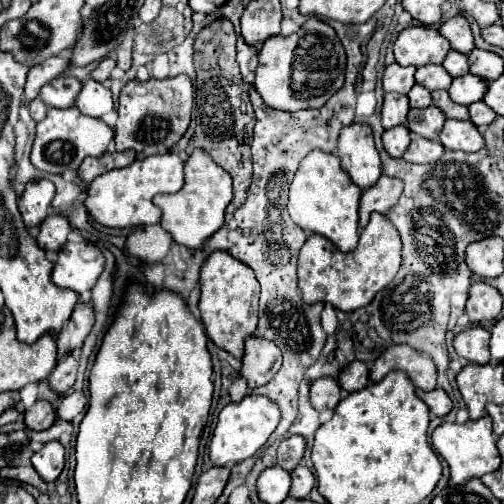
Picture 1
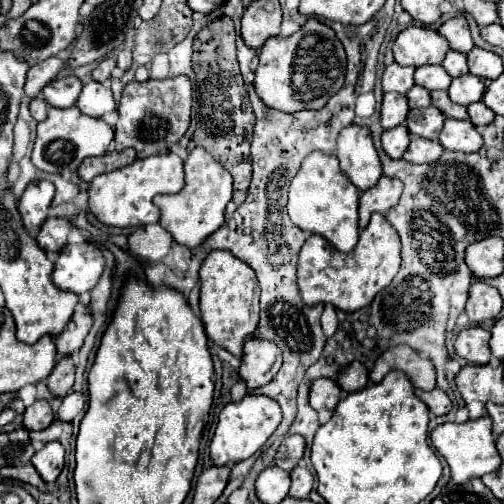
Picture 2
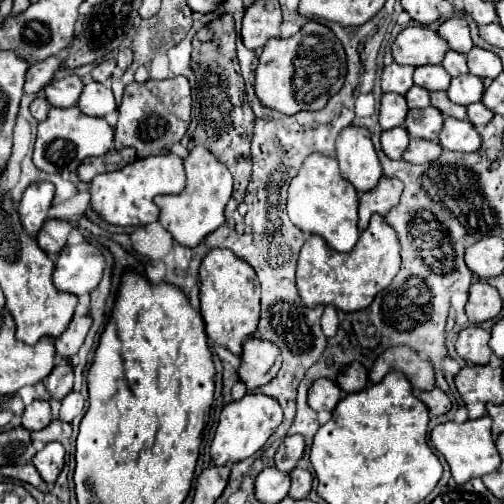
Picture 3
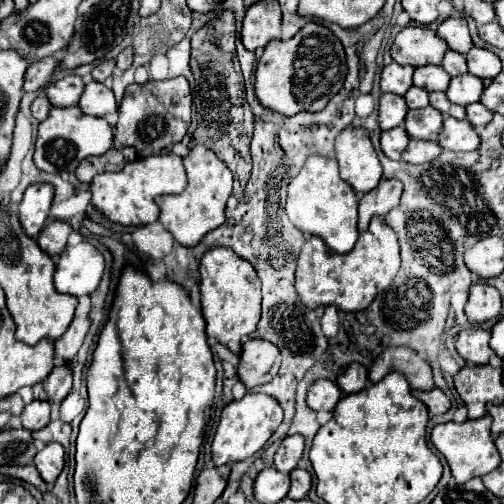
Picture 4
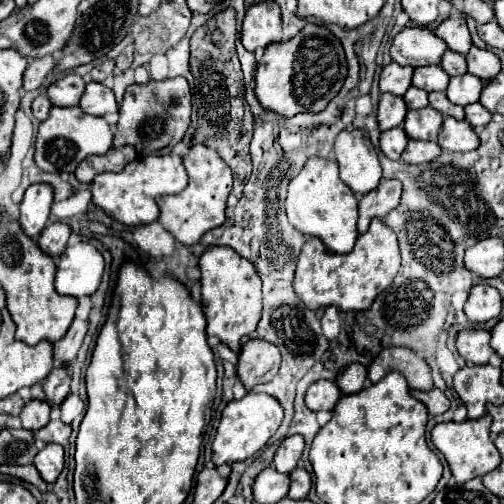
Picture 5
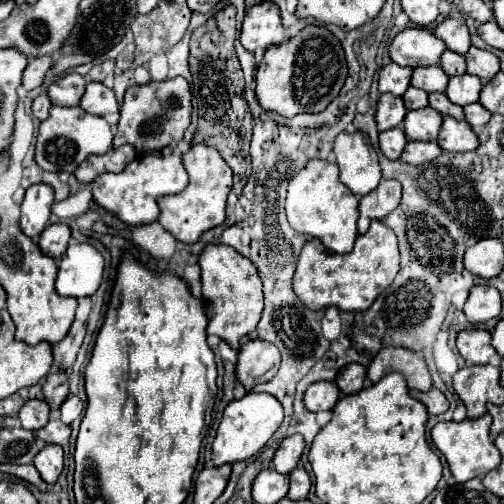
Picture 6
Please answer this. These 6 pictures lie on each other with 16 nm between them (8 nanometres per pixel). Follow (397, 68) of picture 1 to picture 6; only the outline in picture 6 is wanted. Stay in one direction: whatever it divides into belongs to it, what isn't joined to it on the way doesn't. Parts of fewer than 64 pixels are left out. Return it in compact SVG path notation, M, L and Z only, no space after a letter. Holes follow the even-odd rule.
M390 62L388 66L384 66L380 70L378 90L390 92L394 96L402 96L406 92L406 88L410 86L410 76L412 76L412 68L402 68L402 66Z

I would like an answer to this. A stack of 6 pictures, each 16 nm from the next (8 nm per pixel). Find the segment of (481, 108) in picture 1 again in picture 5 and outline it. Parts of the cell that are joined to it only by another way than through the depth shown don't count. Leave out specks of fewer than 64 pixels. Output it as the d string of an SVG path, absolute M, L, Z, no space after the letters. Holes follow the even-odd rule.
M480 102L476 104L468 104L464 108L466 112L466 120L472 124L472 126L480 126L480 124L488 124L488 120L492 118L492 112L488 112Z

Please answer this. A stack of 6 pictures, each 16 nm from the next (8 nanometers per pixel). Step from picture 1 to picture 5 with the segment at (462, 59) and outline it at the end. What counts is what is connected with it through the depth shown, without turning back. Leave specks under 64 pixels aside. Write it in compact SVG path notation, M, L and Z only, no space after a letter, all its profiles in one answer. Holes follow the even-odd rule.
M452 50L444 52L440 66L444 68L444 72L448 76L458 76L458 74L466 72L466 60L464 60L464 56L458 54L458 52L452 52Z

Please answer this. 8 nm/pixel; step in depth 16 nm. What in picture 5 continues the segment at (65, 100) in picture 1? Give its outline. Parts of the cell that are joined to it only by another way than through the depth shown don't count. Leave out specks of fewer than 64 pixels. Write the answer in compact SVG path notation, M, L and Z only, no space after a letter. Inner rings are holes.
M68 74L48 86L48 98L54 106L76 106L86 88L86 82L78 74Z

